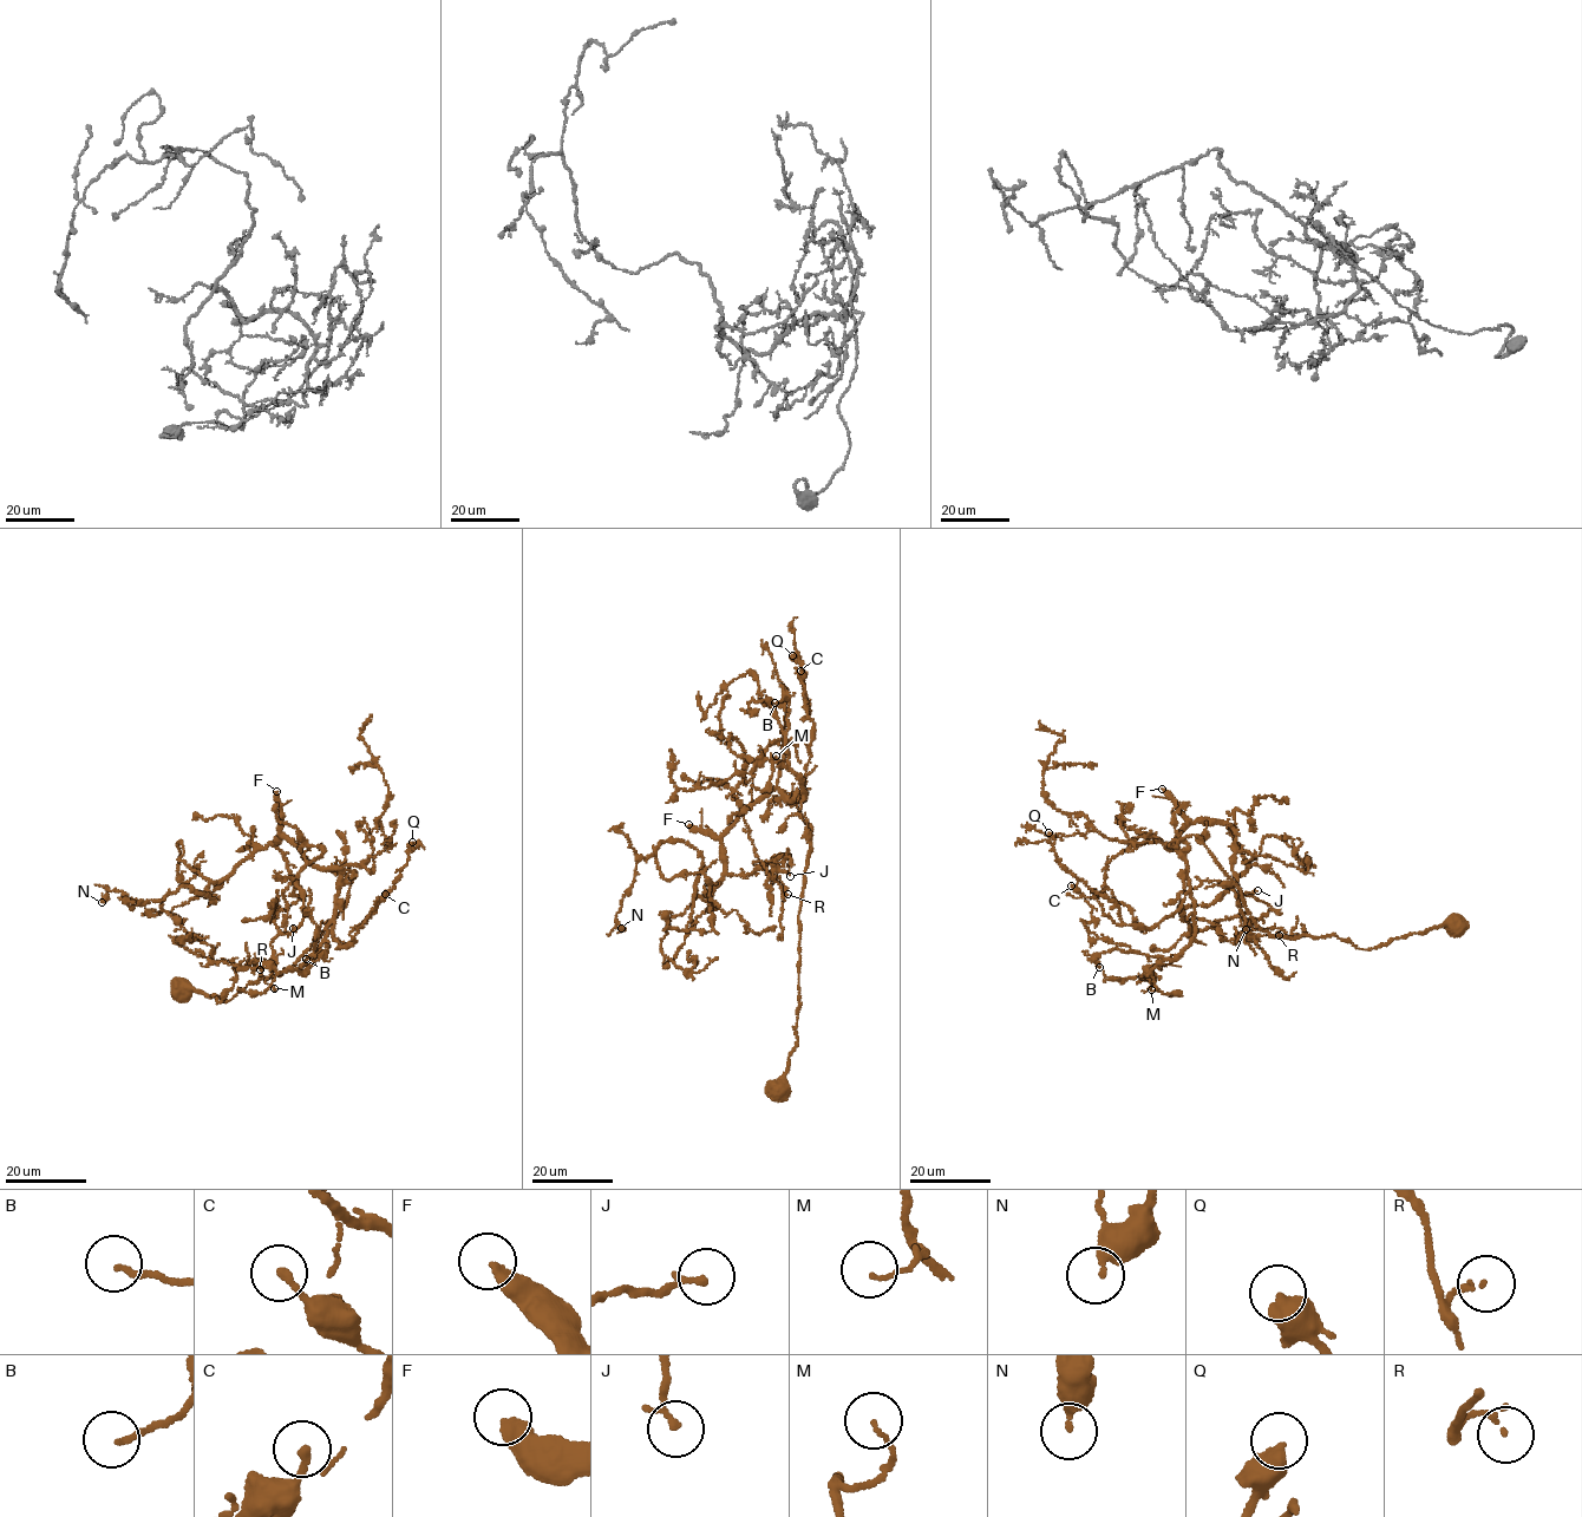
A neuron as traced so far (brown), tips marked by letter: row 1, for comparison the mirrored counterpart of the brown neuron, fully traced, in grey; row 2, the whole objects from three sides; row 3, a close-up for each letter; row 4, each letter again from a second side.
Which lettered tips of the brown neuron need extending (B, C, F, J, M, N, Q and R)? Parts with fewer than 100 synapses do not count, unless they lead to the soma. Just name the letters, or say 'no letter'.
F

